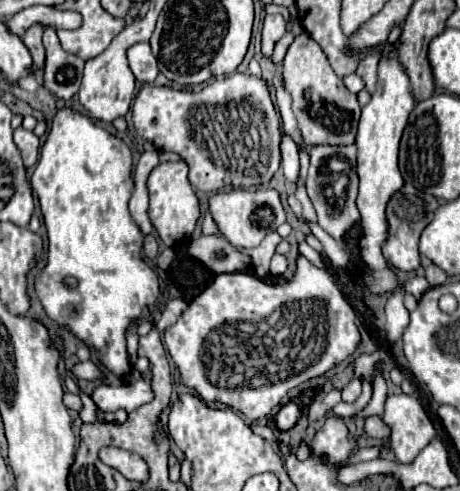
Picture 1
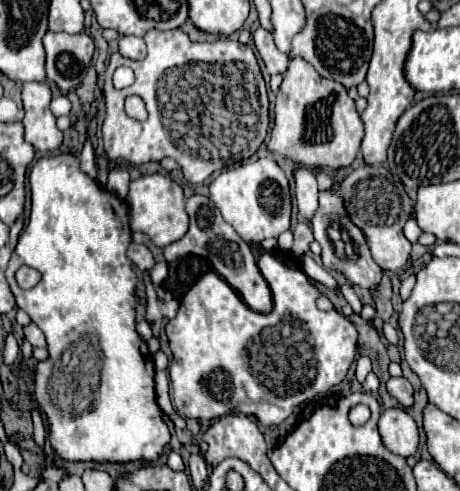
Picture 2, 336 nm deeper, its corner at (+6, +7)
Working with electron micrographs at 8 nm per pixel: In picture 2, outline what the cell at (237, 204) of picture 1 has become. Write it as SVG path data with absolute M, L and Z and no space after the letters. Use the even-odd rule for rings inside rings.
M268 157L220 173L210 183L210 201L220 209L224 221L230 223L246 243L260 243L262 239L278 237L290 227L292 207L288 179L278 163Z

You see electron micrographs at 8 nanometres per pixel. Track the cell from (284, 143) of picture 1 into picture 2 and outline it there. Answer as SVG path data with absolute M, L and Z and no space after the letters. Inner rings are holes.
M298 165L294 169L294 181L296 181L298 209L306 219L310 219L312 213L316 211L316 205L318 205L318 185L316 185L314 171Z

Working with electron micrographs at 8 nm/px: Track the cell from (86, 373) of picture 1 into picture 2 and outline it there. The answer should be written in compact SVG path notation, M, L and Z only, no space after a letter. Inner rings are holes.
M30 323L28 327L24 327L24 333L26 333L26 339L30 341L32 347L46 347L44 333L42 333L34 323Z

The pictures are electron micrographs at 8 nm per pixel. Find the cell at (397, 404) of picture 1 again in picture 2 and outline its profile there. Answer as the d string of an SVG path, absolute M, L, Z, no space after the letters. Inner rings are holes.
M404 407L386 409L378 423L384 445L402 457L410 457L418 449L418 425Z

